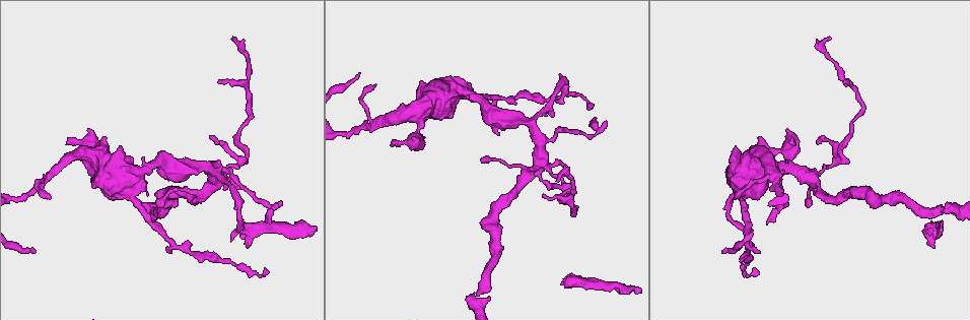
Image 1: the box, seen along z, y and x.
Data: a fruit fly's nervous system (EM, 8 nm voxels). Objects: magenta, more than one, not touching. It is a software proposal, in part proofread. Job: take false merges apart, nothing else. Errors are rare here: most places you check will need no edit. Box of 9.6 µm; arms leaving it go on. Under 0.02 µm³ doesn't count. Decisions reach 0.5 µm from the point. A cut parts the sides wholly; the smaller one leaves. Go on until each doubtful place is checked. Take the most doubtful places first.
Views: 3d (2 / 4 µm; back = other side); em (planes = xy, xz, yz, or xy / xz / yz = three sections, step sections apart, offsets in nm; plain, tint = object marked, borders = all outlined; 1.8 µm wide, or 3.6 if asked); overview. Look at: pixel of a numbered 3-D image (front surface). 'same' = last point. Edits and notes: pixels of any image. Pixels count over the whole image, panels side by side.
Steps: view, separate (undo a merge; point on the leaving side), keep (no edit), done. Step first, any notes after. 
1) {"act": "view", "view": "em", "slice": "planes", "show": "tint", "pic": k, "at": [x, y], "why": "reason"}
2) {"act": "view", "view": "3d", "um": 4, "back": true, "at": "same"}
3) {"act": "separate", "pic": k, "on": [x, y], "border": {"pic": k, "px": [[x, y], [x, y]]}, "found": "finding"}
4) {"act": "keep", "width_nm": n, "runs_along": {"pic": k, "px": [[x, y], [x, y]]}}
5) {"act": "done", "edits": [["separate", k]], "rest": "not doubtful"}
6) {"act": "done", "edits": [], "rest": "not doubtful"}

{"act": "view", "view": "3d", "um": 4, "pic": 1, "at": [474, 297], "why": "thin neck"}

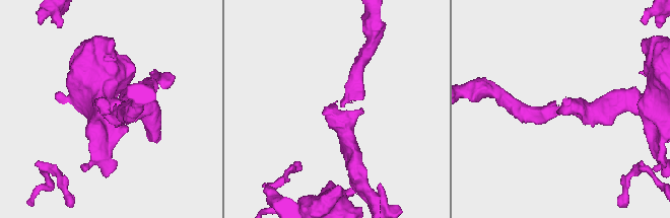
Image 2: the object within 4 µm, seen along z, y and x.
{"act": "view", "view": "em", "slice": "planes", "show": "tint", "pic": 2, "at": [115, 109], "arm_widths_nm": [260, 300]}

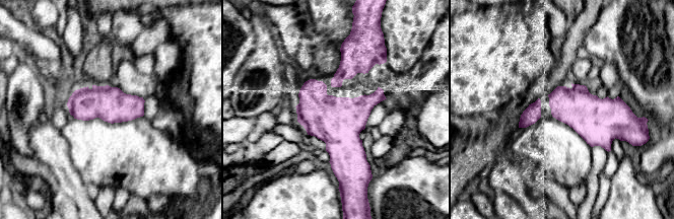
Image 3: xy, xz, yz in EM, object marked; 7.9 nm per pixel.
{"act": "keep", "found": "continuous, no second cell"}

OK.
{"act": "view", "view": "3d", "um": 4, "pic": 1, "at": [841, 156], "why": "sharp bend"}

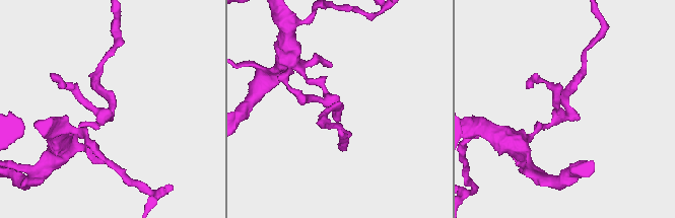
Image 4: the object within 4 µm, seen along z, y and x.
{"act": "view", "view": "em", "slice": "yz", "step": 16, "show": "tint", "pic": 4, "at": [338, 106], "why": "now the EM"}

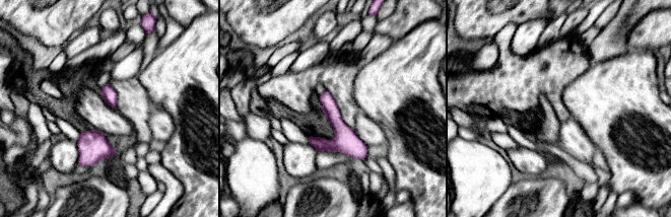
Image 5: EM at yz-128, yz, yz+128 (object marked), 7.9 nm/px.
{"act": "view", "view": "em", "slice": "planes", "show": "tint", "at": "same", "why": "cut it another way"}

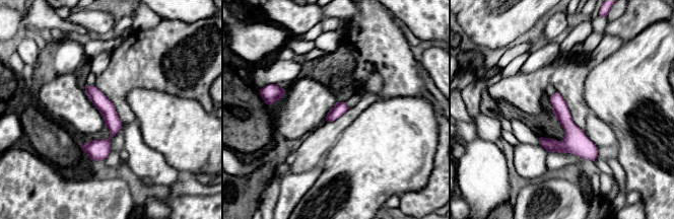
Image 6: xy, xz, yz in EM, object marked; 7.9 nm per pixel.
{"act": "keep", "width_nm": 100, "found": "continuous, no second cell"}

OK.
{"act": "view", "view": "em", "um": 3.6, "slice": "xz", "step": 16, "show": "tint", "pic": 1, "at": [123, 184], "why": "thick turns thin"}

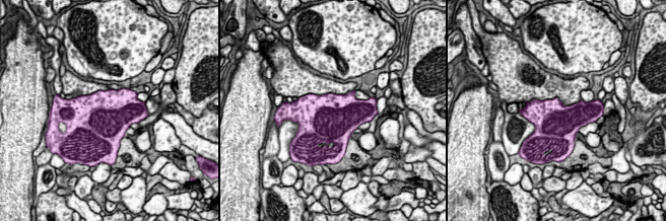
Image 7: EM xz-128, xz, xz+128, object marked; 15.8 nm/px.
{"act": "view", "view": "em", "um": 3.6, "slice": "planes", "show": "tint", "at": "same", "why": "another direction"}

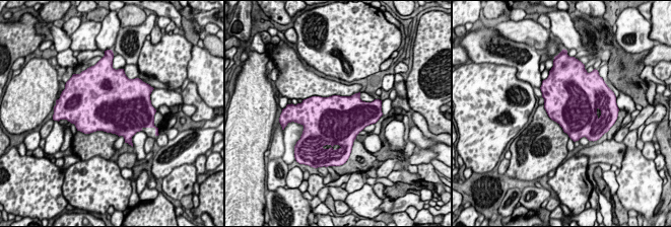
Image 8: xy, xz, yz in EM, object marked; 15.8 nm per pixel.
{"act": "keep", "found": "all the same cell"}

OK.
{"act": "view", "view": "em", "um": 3.6, "slice": "planes", "show": "plain", "pic": 1, "at": [412, 115], "why": "thick turns thin"}

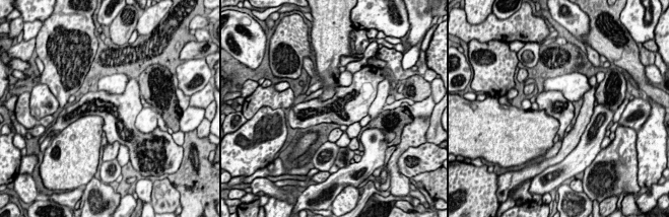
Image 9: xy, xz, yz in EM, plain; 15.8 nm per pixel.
{"act": "view", "view": "em", "um": 3.6, "slice": "planes", "show": "tint", "at": "same"}

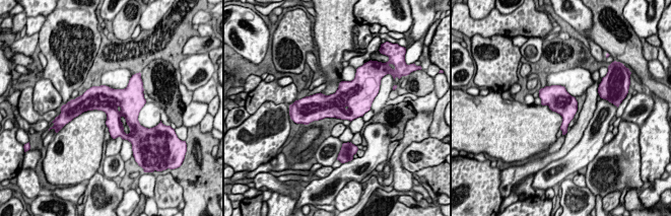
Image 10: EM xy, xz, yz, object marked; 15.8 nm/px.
{"act": "keep", "found": "one cell here"}

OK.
{"act": "done", "edits": [], "rest": "not doubtful"}

